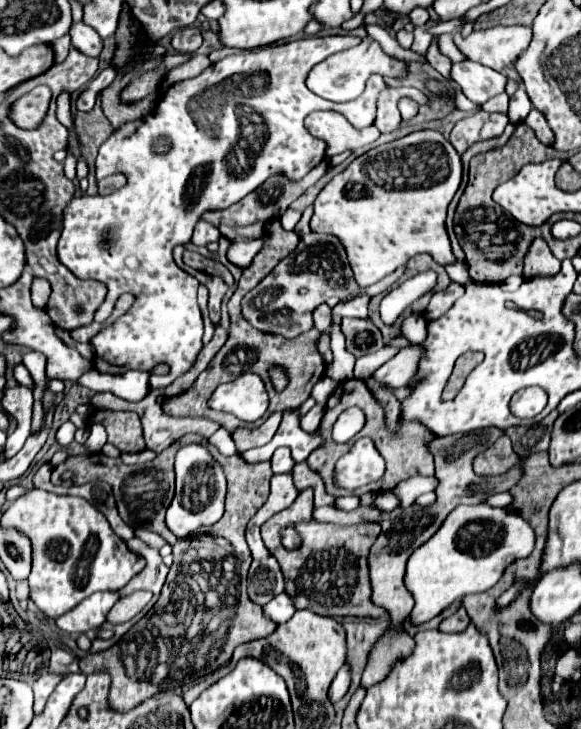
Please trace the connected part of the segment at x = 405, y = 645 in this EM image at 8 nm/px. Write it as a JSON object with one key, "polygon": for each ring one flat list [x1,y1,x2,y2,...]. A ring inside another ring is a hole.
{"polygon":[[389,630,387,638,381,638,369,656,369,664,363,672,363,688,369,688,375,682,381,682,387,676,387,672,391,672,391,666,395,666,395,662,407,658,407,654,413,648,415,648,415,644,411,642,411,638,407,634]]}

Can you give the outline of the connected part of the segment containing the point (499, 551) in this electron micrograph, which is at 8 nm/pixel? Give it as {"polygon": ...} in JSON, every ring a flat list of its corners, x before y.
{"polygon":[[489,504,457,506,437,534,419,546,407,562,405,586,415,596,411,622,429,622,455,600,493,588,503,576,503,570,511,562,527,558,533,548,535,532,521,514,515,514,515,510,495,508]]}

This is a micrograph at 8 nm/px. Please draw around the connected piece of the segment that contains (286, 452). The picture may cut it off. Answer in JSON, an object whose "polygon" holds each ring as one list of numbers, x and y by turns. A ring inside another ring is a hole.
{"polygon":[[277,448,273,458,271,458,271,464,273,464,273,472,275,474,285,474,293,468,293,458,291,458,291,450,289,448]]}

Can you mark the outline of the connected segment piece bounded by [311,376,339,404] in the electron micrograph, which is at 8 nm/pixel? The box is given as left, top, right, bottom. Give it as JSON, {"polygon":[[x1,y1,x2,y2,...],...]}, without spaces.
{"polygon":[[323,376,315,386,313,386,313,392,311,392,311,398,315,400,315,402,321,402,321,404,325,404,325,400,335,392,335,388,337,388,337,384,339,382,335,382,333,378,329,378,329,376]]}

